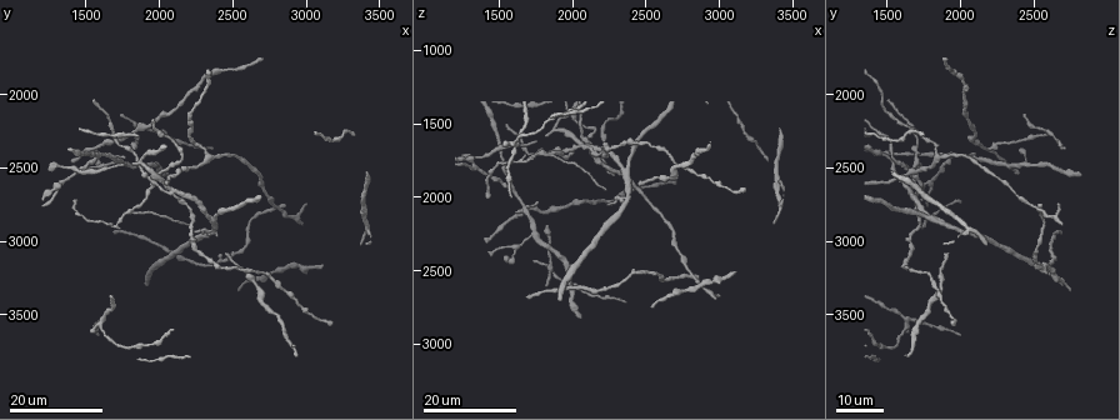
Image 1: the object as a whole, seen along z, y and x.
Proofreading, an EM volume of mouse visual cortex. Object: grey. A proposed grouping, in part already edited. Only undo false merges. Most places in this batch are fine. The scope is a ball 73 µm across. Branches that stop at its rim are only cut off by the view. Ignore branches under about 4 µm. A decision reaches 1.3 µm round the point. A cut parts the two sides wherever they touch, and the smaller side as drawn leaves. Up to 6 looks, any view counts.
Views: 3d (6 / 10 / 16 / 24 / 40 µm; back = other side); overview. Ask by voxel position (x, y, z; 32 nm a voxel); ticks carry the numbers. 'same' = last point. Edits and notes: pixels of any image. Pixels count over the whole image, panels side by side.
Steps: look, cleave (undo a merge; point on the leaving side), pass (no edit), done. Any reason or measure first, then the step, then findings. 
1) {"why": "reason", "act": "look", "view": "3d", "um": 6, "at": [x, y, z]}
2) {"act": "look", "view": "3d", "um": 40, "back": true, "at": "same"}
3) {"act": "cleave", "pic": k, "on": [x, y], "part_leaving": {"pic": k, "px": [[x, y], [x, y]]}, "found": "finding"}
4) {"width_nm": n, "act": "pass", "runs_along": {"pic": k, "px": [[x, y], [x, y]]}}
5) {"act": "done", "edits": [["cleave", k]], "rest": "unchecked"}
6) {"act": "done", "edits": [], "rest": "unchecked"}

{"why": "looks like a crossing", "act": "look", "view": "3d", "um": 16, "at": [1680, 2440, 2060]}

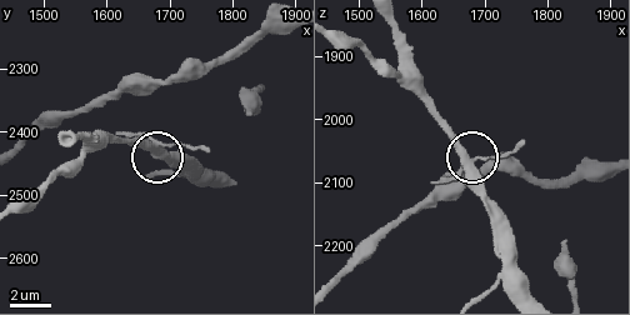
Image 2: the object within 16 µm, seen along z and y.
{"why": "zoom in", "act": "look", "view": "3d", "um": 6, "at": [1670, 2415, 2070]}

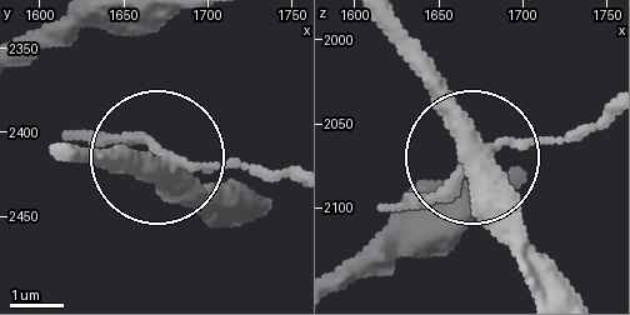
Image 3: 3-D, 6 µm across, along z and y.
{"arms": 4, "act": "pass", "found": "continuous, no second neuron"}

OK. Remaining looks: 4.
{"why": "three arms meet", "act": "look", "view": "3d", "um": 24, "at": [1800, 2780, 1700]}

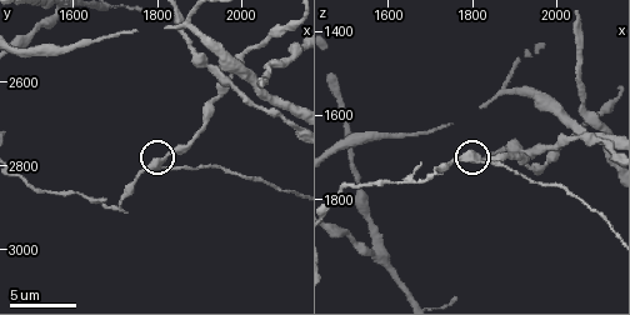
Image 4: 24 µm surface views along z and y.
{"why": "zoom in", "act": "look", "view": "3d", "um": 6, "at": [1810, 2800, 1710]}

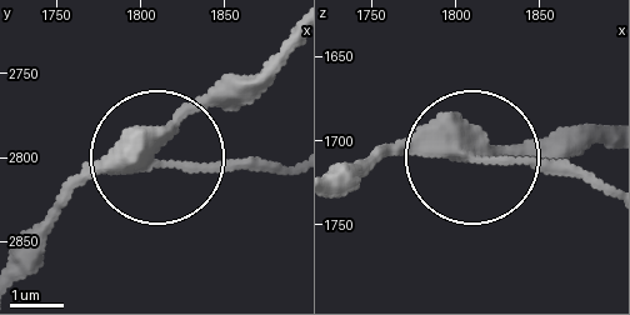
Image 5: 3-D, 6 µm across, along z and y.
{"width_nm": 310, "act": "cleave", "pic": 5, "on": [211, 170], "part_leaving": {"pic": 5, "px": [[131, 174], [180, 160], [288, 169]]}, "found": "a second neuron is stuck on"}

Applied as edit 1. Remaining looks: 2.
{"act": "done", "edits": [["cleave", 5]], "rest": "unchecked"}

